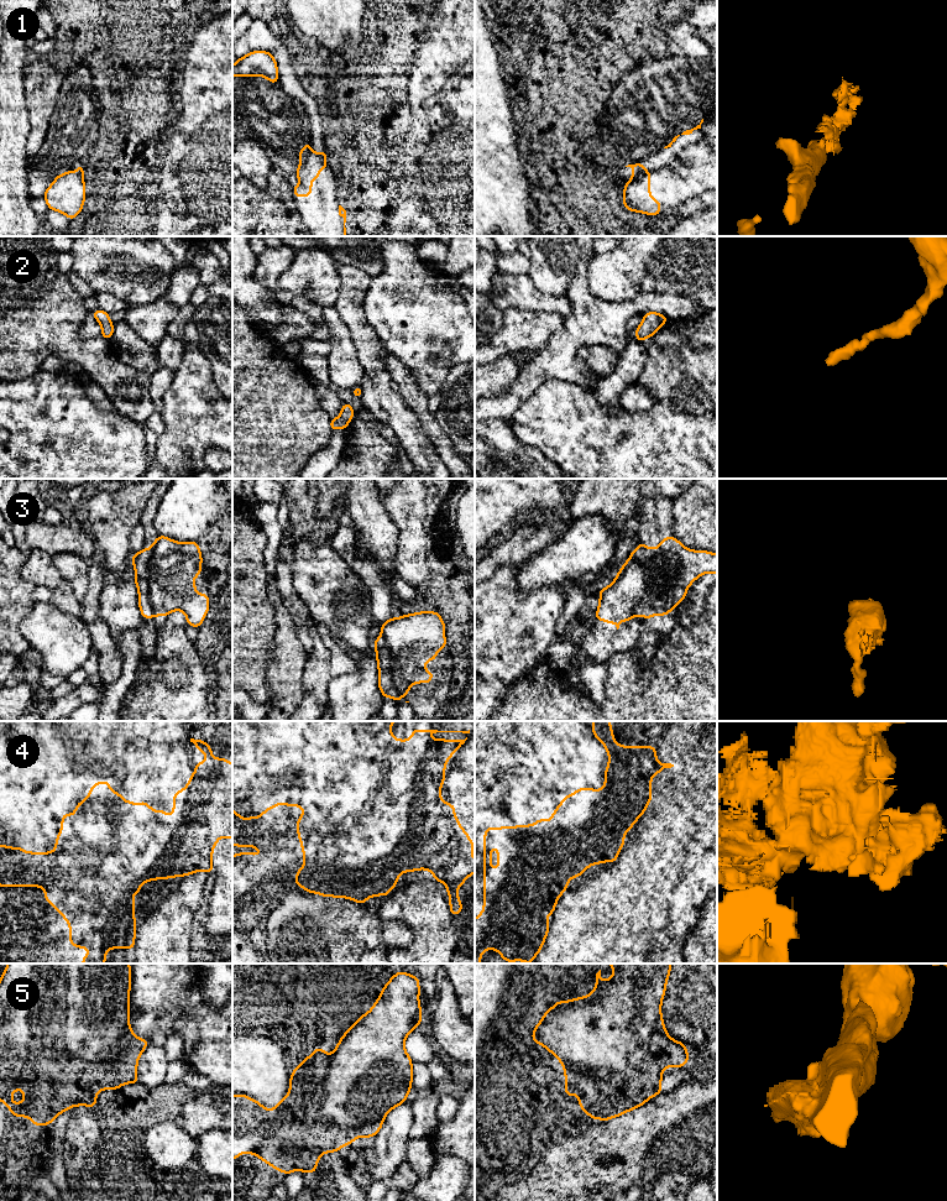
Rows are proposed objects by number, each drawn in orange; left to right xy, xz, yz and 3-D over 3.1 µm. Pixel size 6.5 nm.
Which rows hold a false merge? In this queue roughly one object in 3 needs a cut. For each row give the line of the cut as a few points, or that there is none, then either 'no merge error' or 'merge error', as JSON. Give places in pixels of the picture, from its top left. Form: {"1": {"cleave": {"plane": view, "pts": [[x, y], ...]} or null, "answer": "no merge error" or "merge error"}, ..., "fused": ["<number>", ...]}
{"1": {"cleave": null, "answer": "no merge error"}, "2": {"cleave": null, "answer": "no merge error"}, "3": {"cleave": {"plane": "yz", "pts": [[671, 559], [675, 581], [655, 600], [642, 599], [637, 614]]}, "answer": "merge error"}, "4": {"cleave": {"plane": "xy", "pts": [[145, 802], [150, 835], [169, 839], [172, 851], [202, 870]]}, "answer": "merge error"}, "5": {"cleave": {"plane": "xy", "pts": [[66, 964], [67, 1058], [76, 1065], [93, 1068], [99, 1089]]}, "answer": "merge error"}, "fused": ["3", "4", "5"]}

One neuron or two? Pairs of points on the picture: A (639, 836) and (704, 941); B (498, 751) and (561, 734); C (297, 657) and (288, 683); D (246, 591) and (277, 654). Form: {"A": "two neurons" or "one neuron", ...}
{"A": "two neurons", "B": "two neurons", "C": "one neuron", "D": "two neurons"}

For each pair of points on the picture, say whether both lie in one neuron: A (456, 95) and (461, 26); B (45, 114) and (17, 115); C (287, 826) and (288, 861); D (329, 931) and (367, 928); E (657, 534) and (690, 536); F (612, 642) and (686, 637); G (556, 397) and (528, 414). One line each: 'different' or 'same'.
A: same
B: different
C: same
D: same
E: different
F: different
G: same

